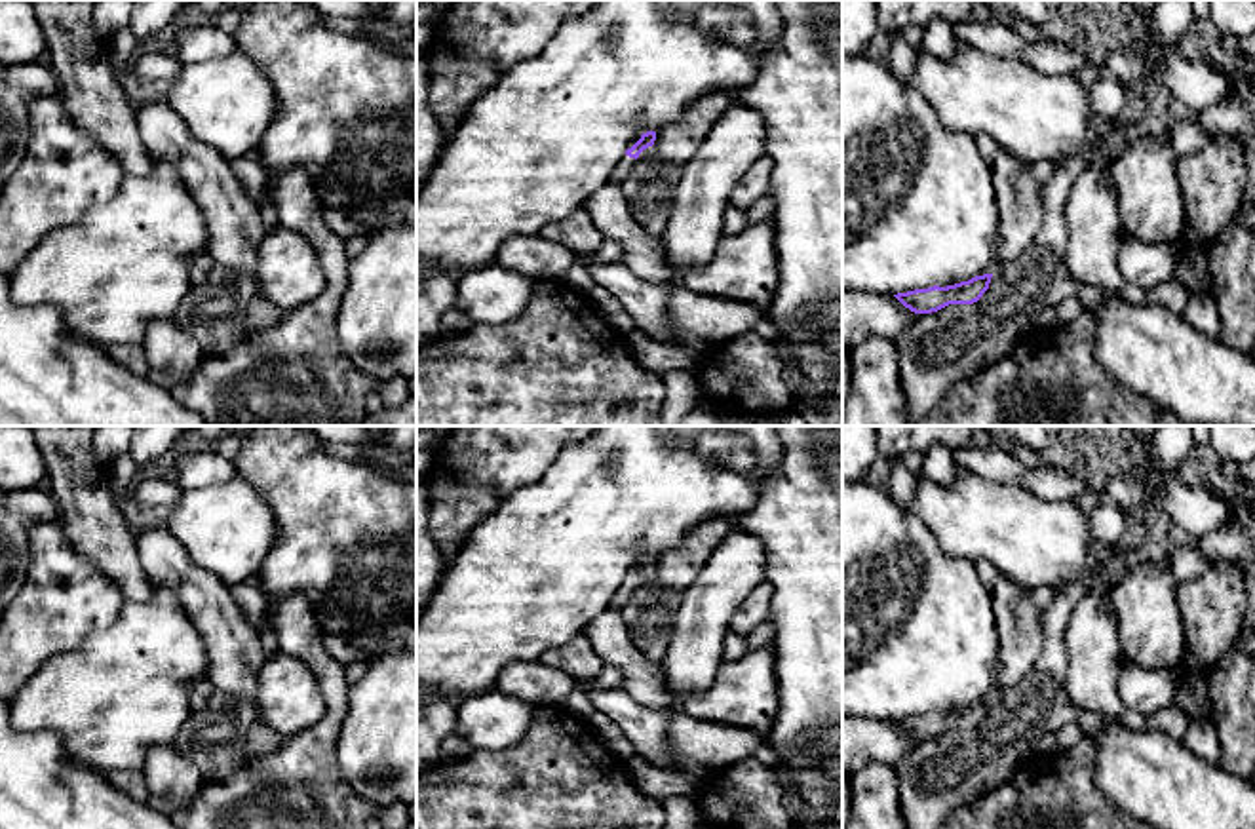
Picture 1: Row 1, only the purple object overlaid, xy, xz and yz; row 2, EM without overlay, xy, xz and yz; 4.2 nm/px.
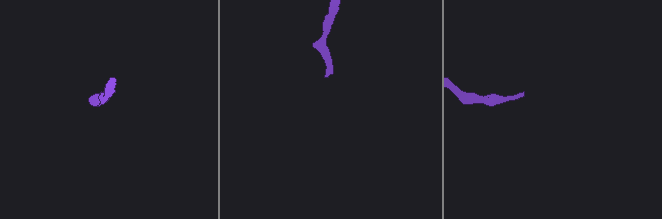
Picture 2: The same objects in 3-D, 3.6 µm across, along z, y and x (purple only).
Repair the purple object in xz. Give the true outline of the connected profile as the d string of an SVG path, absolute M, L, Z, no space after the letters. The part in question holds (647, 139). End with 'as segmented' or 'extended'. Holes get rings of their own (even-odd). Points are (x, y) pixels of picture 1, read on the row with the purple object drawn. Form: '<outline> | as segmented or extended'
M656 131L643 133L641 139L631 148L626 150L626 156L614 167L608 183L620 186L622 179L629 173L639 154L645 148L652 146L654 141L656 141Z | extended

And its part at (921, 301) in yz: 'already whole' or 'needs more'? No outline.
already whole

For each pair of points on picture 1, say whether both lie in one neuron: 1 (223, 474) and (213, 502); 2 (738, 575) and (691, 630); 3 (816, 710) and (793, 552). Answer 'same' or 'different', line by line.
1: different
2: same
3: same

